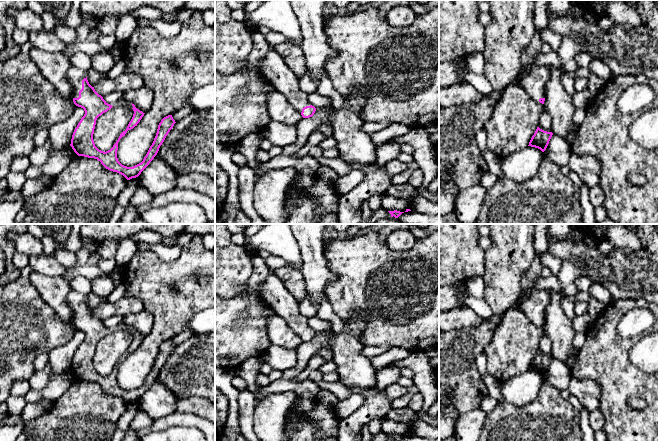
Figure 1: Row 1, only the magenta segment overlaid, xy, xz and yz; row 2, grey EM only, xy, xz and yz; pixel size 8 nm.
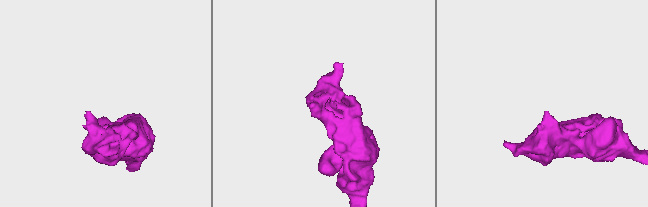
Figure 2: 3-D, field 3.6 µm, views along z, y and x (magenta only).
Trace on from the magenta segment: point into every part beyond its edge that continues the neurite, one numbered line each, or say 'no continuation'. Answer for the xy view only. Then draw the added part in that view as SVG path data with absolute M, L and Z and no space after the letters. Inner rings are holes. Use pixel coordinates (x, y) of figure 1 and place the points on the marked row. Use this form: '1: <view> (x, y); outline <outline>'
1: xy (75, 75); outline M71 66L68 70L68 80L71 82L73 98L79 97L79 91L82 89L82 80L86 78L86 71L83 71L75 66Z

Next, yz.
1: yz (534, 81); outline M531 62L524 67L527 72L517 76L517 84L524 88L535 102L539 102L540 98L545 98L545 86L550 77L550 71L547 67L538 66Z

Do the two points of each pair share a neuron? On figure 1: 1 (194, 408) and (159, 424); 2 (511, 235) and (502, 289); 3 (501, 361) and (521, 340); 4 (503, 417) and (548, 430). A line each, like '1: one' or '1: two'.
1: two
2: one
3: one
4: one

